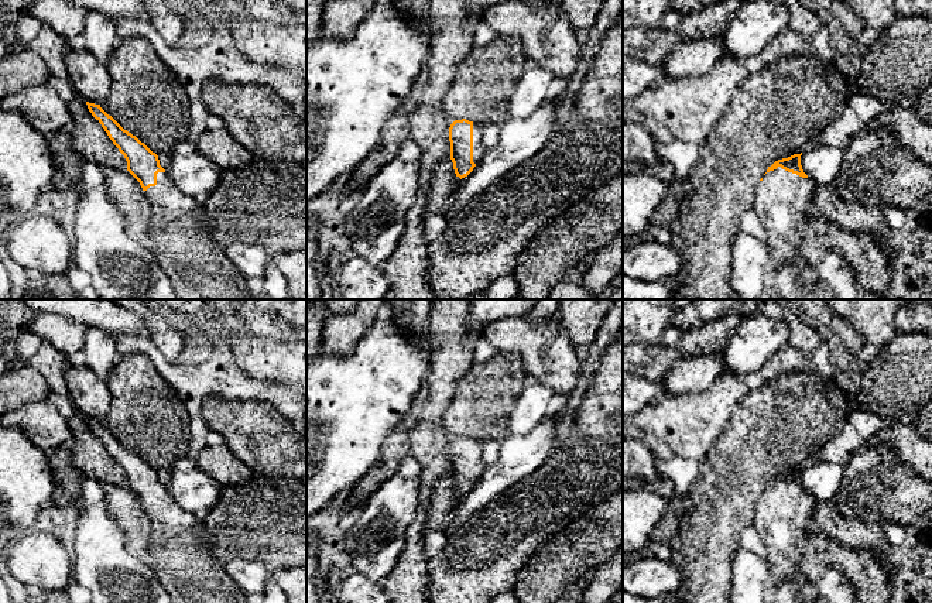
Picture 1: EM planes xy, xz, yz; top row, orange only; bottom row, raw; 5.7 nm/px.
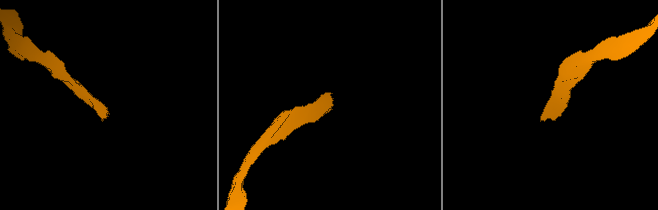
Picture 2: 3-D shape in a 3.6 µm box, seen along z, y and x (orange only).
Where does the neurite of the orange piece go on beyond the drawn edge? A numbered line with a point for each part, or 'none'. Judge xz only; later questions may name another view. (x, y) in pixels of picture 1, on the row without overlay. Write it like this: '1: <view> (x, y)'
1: xz (479, 465)

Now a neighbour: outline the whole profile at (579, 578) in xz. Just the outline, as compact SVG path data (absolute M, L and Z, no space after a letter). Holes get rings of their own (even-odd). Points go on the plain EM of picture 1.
M623 484L606 496L590 513L579 518L562 535L555 535L541 548L541 556L531 559L518 573L515 597L518 603L555 603L572 595L580 596L592 576L623 545Z

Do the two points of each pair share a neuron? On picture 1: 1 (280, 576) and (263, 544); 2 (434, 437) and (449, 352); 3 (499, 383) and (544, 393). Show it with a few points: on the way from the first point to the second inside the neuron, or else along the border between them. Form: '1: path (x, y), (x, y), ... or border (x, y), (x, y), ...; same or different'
1: border (291, 566), (277, 571); different
2: path (434, 415), (445, 373); same
3: border (526, 386), (509, 418); different

